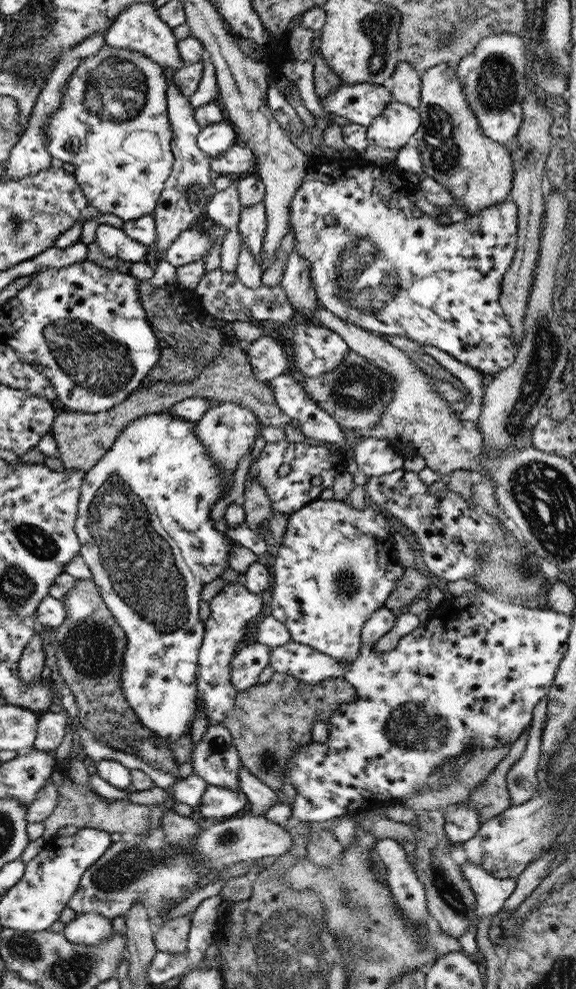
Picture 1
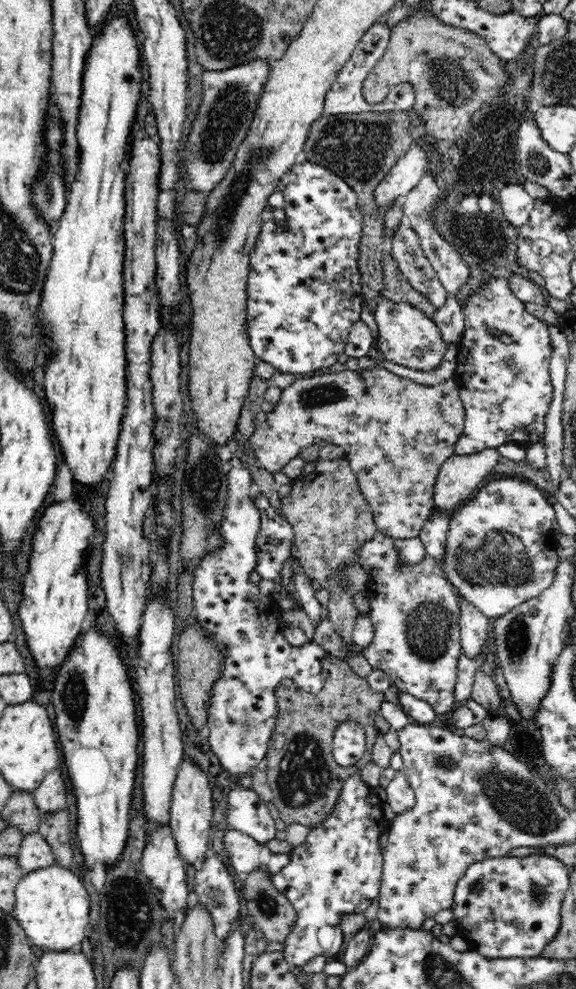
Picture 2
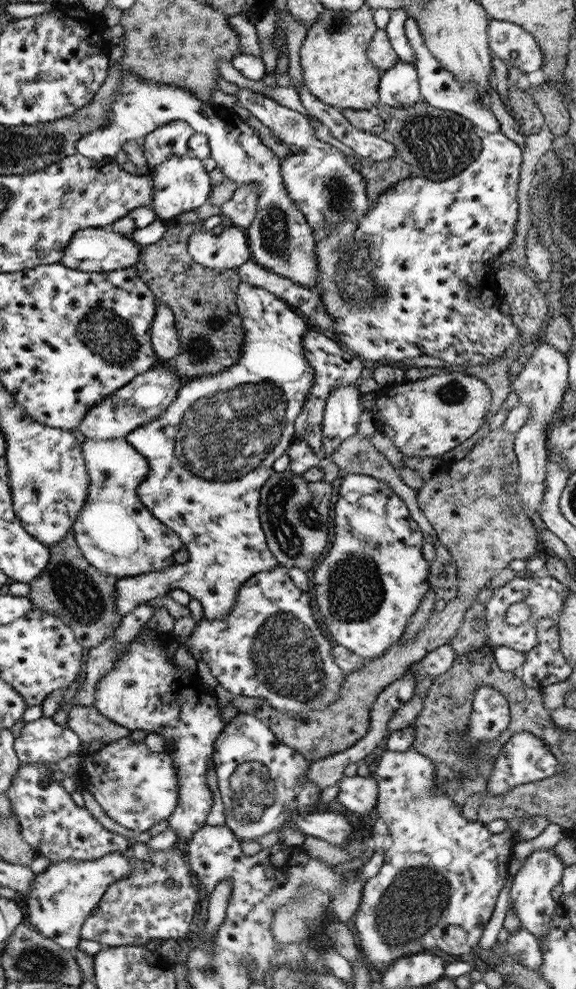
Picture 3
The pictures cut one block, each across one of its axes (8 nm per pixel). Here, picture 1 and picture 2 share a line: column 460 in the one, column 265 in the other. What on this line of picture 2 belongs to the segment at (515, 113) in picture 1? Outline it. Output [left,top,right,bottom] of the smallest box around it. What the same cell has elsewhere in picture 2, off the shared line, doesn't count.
[182,59,270,193]

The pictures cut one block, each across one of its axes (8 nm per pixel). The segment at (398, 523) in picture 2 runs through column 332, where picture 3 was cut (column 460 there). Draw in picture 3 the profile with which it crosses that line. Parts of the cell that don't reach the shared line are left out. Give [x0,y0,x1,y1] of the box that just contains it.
[372,372,490,458]

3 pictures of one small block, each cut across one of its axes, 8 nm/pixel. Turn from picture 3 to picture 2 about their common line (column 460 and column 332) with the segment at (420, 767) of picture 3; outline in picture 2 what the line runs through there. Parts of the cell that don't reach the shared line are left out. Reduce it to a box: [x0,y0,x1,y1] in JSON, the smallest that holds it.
[271,774,384,968]

